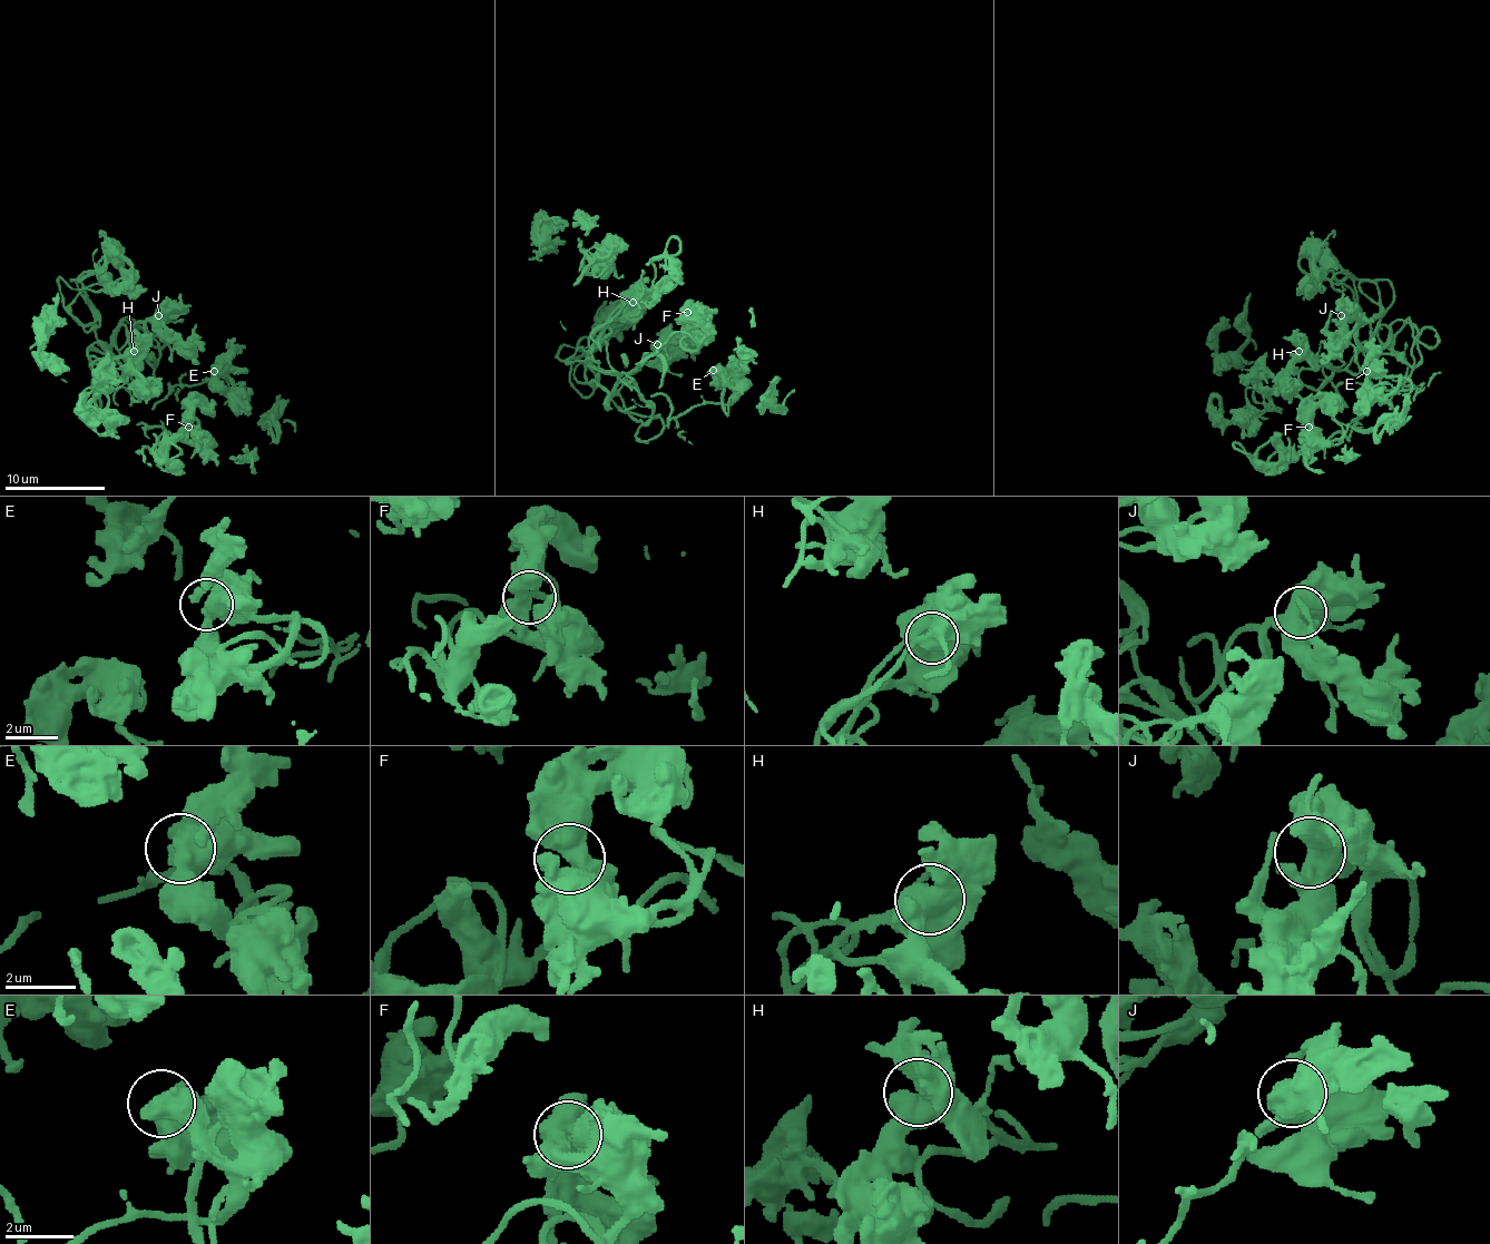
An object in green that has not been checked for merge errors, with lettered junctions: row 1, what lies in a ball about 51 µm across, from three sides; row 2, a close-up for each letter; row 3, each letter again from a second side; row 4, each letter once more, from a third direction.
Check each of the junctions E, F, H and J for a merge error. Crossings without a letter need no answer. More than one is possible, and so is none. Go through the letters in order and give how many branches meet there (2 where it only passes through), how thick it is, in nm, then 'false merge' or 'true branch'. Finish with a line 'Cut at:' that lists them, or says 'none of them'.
E: 2 | 600 nm | true branch
F: 3 | 550 nm | true branch
H: 2 | 700 nm | true branch
J: 4 | 550 nm | true branch
Cut at: none of them

